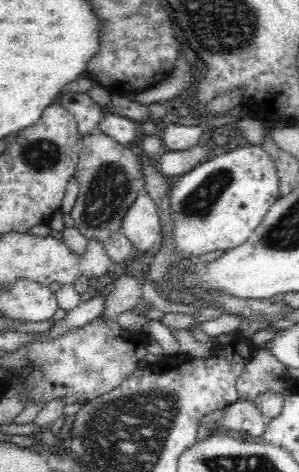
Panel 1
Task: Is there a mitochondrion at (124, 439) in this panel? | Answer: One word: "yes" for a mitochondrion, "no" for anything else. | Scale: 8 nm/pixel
yes

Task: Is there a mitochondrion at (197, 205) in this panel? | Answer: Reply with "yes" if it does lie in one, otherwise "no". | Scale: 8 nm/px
yes

